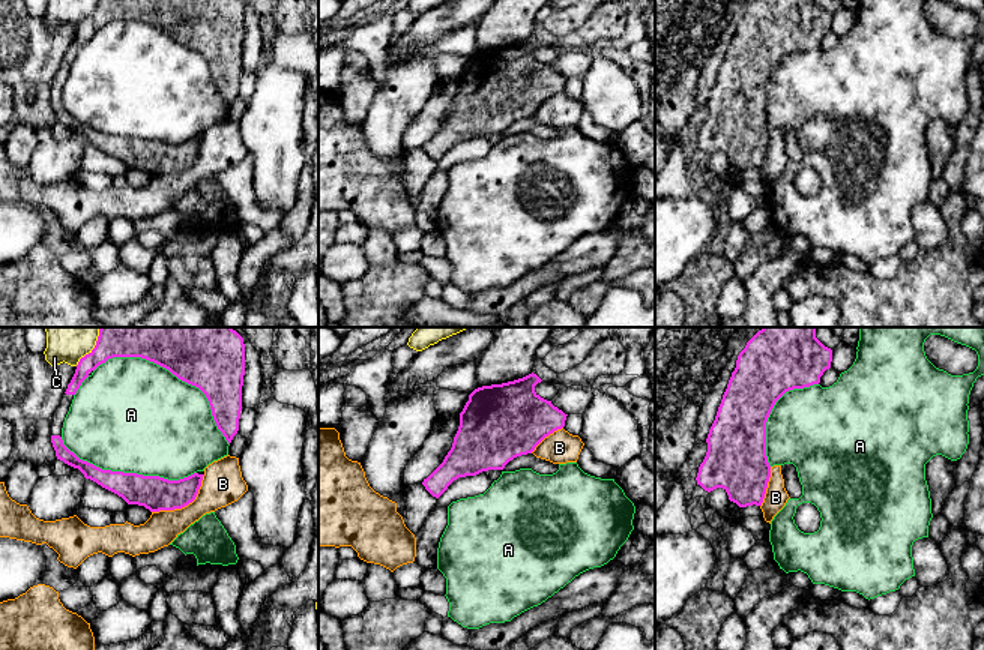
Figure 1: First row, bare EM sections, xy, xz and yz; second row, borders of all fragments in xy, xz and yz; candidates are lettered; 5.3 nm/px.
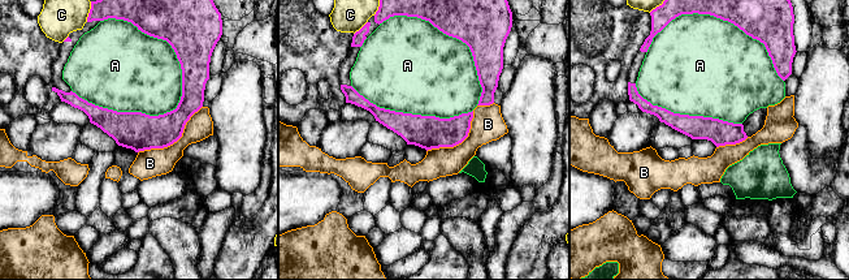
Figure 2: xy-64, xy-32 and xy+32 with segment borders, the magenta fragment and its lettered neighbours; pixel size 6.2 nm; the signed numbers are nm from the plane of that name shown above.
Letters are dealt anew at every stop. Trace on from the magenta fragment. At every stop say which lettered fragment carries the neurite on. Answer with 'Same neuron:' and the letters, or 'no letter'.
Same neuron: no letter

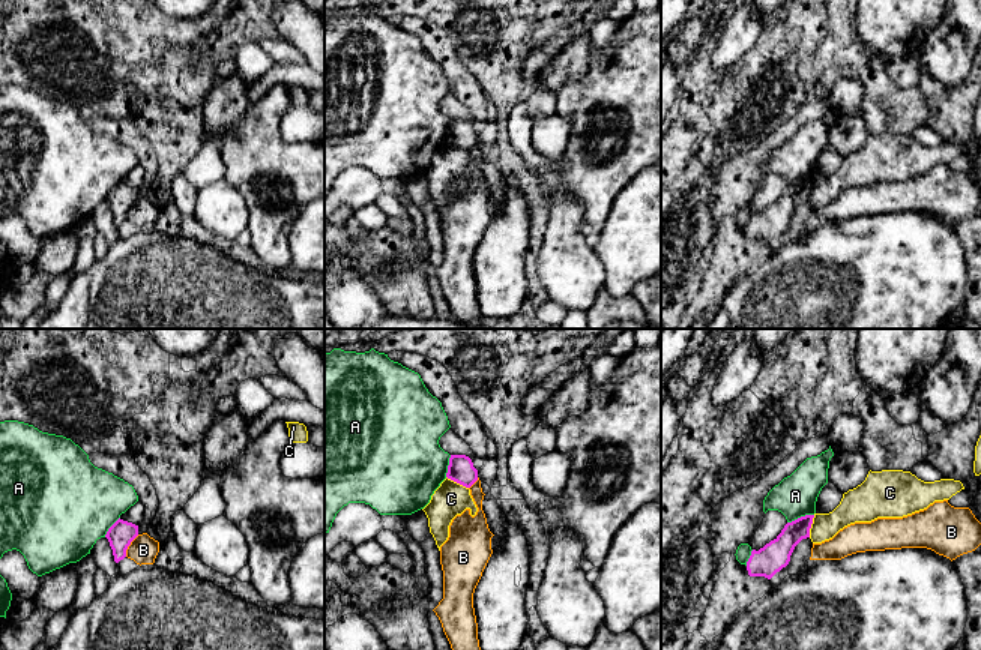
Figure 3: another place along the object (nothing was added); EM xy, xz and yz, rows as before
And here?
Same neuron: no letter

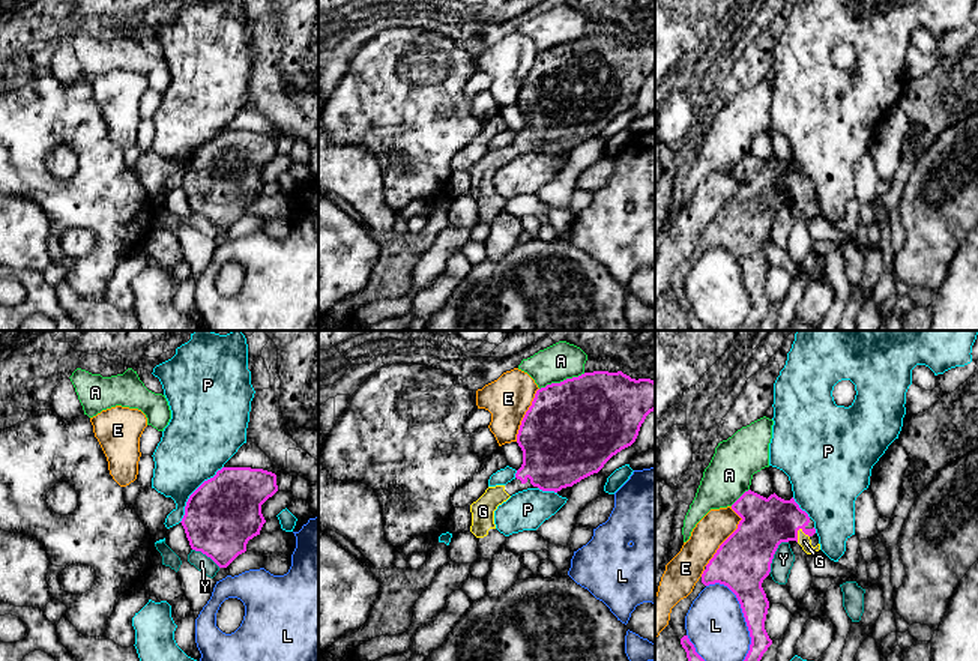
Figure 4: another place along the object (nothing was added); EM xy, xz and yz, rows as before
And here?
Same neuron: G

